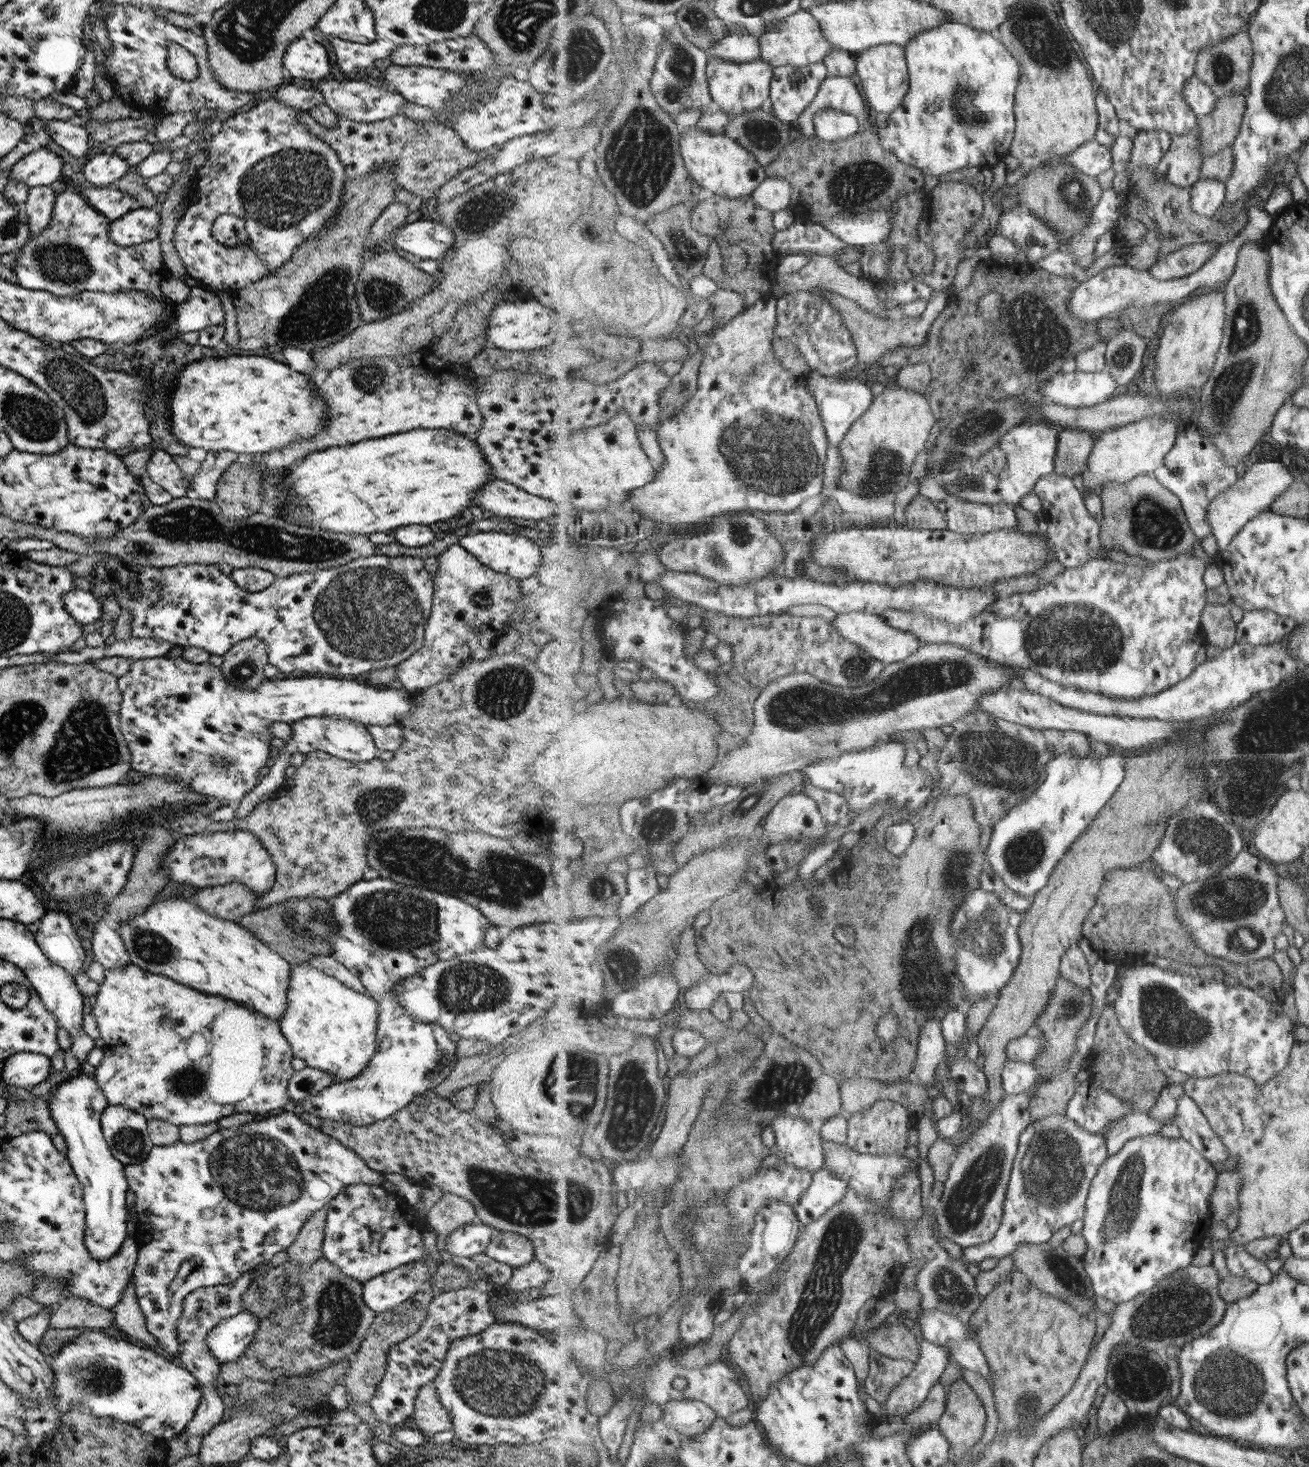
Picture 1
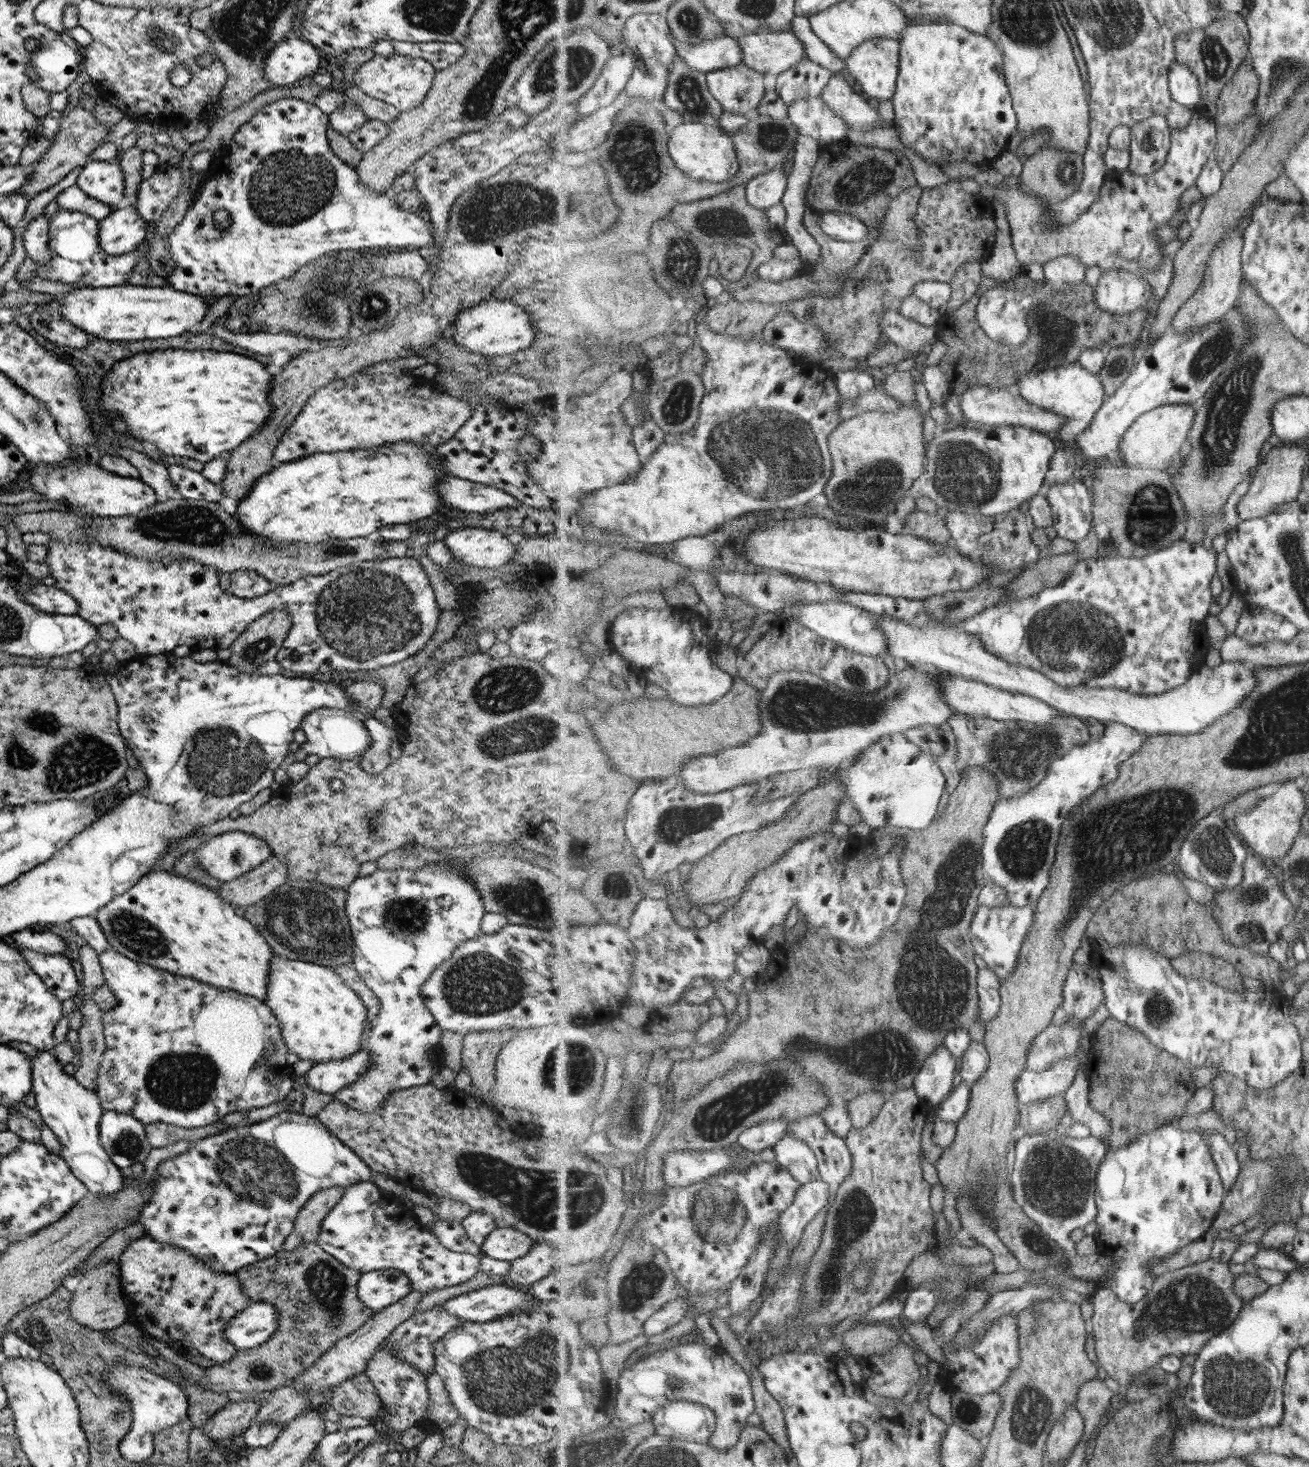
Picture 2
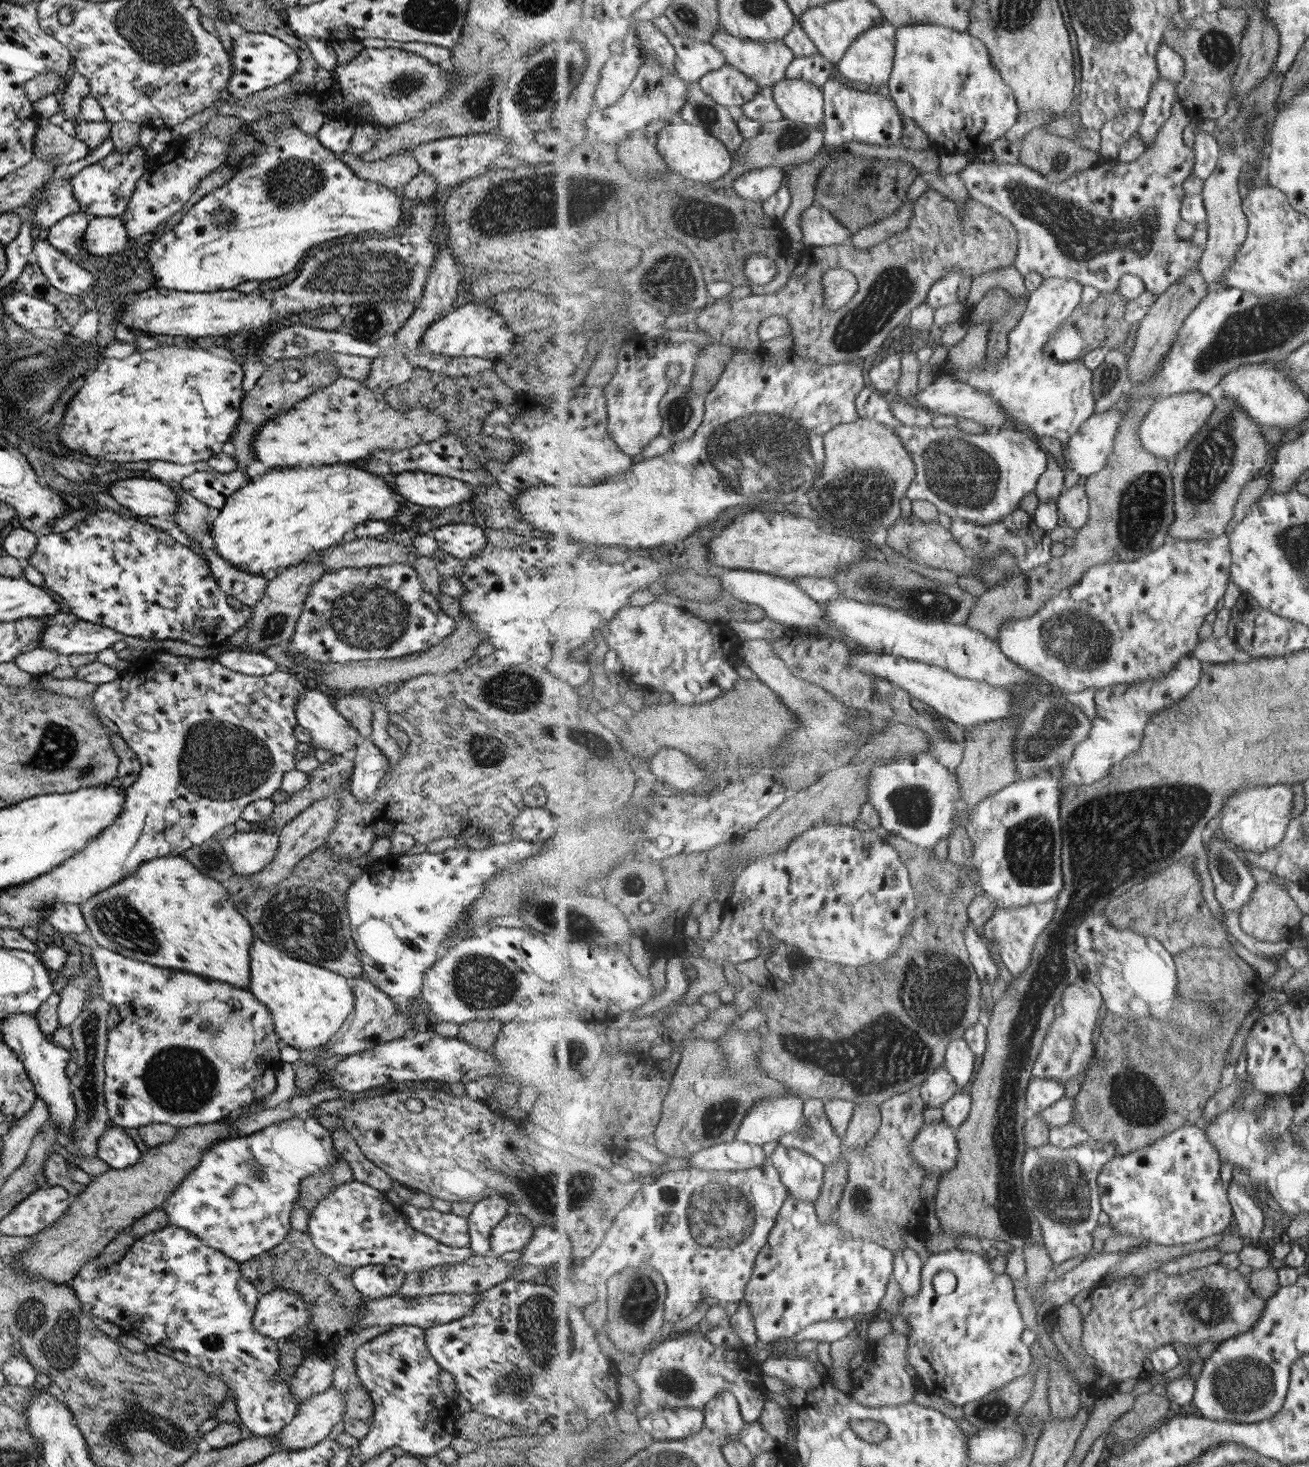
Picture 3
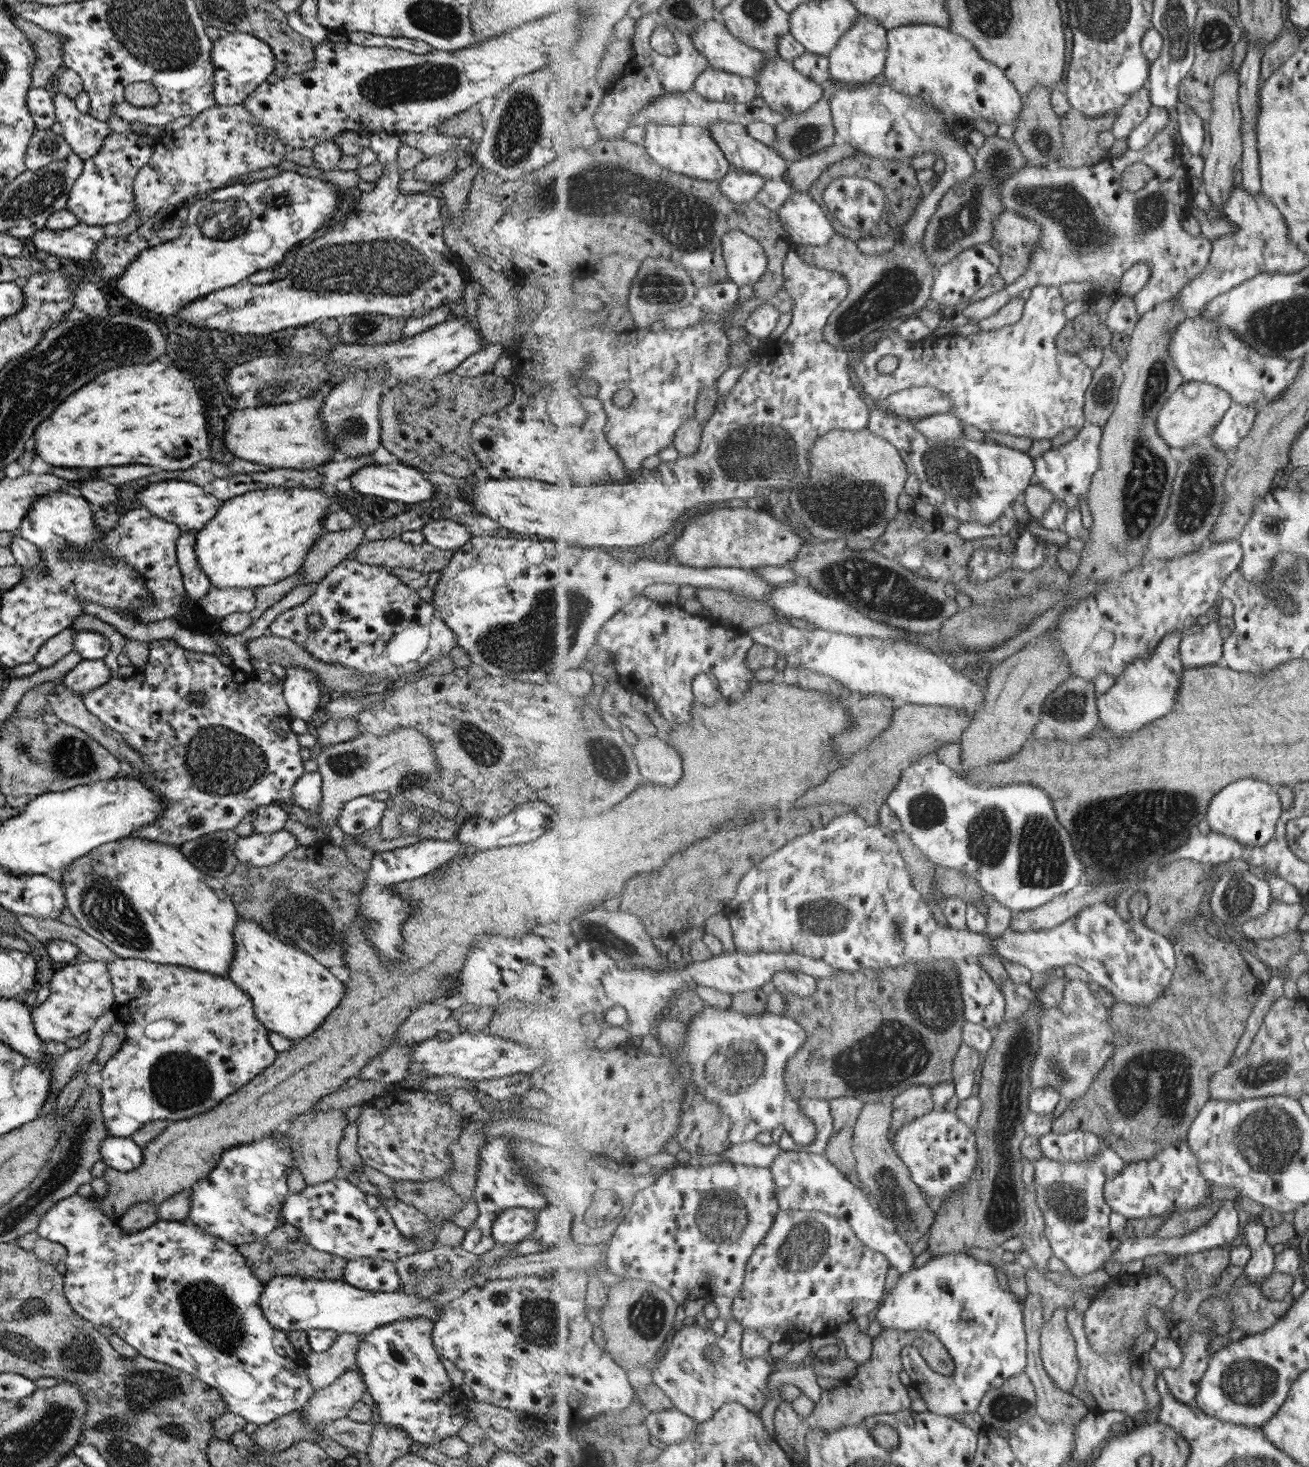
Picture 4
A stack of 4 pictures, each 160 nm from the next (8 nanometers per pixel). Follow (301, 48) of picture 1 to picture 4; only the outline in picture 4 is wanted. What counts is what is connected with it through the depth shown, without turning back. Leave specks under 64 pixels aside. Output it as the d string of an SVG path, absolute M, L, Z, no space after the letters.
M243 32L222 34L212 42L209 59L213 67L212 95L217 105L231 106L242 104L253 90L274 70L271 49L263 41Z

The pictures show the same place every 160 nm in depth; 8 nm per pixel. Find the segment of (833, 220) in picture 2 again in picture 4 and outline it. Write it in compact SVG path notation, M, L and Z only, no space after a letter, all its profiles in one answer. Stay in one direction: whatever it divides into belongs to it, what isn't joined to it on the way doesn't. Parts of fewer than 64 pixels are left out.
M794 190L777 213L784 232L789 232L791 241L797 245L821 246L837 234L831 226L831 220L825 216L826 212L823 212L821 203L816 202L809 192Z

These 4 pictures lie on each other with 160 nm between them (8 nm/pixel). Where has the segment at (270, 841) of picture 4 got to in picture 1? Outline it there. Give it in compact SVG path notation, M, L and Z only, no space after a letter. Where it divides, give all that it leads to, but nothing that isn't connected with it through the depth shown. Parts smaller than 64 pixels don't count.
M240 830L214 833L204 832L198 835L191 834L189 836L178 837L169 851L159 857L159 868L161 868L166 882L186 885L196 891L235 882L235 884L247 886L247 890L253 896L262 897L275 884L275 866L265 851L265 848L263 848L263 845L254 834Z

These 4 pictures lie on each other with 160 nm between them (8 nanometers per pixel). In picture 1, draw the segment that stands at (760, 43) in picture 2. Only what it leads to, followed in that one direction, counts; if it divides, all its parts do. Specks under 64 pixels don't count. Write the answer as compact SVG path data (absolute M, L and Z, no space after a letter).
M801 9L797 14L783 16L783 20L774 22L771 30L763 32L759 37L761 43L760 60L772 64L776 69L778 66L793 65L797 67L807 66L824 62L824 58L833 50L833 47L818 20L810 13L809 9Z

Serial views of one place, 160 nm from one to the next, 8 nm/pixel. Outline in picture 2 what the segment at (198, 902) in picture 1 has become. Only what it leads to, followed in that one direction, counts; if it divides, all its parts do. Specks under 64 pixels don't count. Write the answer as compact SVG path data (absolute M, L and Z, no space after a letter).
M271 855L261 866L219 885L214 891L232 908L251 906L284 884L287 878L287 868L281 864L279 858Z

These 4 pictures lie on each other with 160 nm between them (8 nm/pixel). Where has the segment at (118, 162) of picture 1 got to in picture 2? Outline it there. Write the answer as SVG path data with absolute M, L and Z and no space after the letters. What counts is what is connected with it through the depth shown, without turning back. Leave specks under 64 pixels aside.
M87 160L79 169L75 185L89 198L117 208L123 198L124 174L119 164Z

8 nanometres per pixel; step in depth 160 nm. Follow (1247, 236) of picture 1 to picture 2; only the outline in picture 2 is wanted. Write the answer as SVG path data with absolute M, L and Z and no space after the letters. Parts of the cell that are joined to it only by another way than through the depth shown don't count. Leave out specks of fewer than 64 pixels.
M1128 270L1103 272L1095 287L1096 303L1112 317L1143 310L1154 295L1153 286L1147 277Z

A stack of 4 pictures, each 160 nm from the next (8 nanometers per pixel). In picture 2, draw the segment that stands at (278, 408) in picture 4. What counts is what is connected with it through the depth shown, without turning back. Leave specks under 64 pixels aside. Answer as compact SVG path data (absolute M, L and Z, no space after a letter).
M429 370L416 372L417 378L401 373L353 373L317 389L303 404L299 414L282 432L273 450L275 464L289 463L316 453L335 453L389 447L395 443L415 443L434 448L454 436L471 417L469 403L441 394L438 385L427 380Z

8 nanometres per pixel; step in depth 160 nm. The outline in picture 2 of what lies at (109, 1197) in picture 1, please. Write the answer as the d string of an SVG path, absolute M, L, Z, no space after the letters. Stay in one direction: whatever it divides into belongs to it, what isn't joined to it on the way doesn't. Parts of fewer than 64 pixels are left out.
M49 1050L37 1051L30 1058L30 1092L35 1099L35 1109L58 1140L61 1147L60 1157L73 1176L88 1190L87 1195L110 1197L121 1188L122 1172L109 1160L99 1142L98 1122L104 1111L100 1100L95 1092L83 1088L71 1075L66 1074Z

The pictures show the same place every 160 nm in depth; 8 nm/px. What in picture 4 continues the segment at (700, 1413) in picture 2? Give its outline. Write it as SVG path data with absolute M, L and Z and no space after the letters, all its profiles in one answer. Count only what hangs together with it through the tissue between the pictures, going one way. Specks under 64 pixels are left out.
M675 1408L652 1413L646 1423L654 1441L667 1445L682 1443L698 1427L695 1419Z

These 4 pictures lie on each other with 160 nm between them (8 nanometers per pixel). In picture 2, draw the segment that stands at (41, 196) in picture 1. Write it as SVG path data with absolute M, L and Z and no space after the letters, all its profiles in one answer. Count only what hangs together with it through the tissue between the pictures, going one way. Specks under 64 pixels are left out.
M43 213L31 219L22 234L23 248L37 265L50 261L48 241L48 220Z

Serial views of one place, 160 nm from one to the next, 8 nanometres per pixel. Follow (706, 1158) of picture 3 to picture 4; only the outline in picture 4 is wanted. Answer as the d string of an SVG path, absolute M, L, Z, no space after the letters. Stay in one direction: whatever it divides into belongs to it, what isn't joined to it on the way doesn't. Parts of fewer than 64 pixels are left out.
M755 1140L731 1145L723 1157L725 1161L753 1165L756 1167L772 1167L775 1159L782 1153L782 1149L775 1142L763 1146Z

